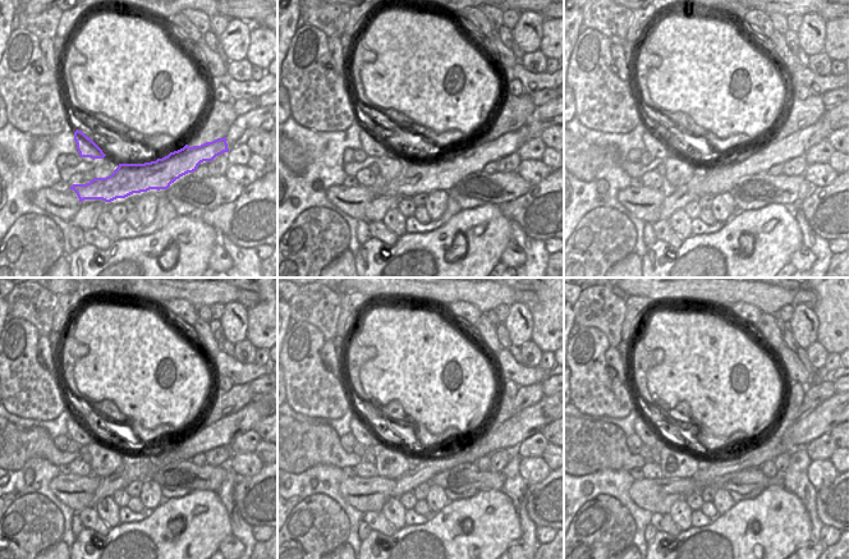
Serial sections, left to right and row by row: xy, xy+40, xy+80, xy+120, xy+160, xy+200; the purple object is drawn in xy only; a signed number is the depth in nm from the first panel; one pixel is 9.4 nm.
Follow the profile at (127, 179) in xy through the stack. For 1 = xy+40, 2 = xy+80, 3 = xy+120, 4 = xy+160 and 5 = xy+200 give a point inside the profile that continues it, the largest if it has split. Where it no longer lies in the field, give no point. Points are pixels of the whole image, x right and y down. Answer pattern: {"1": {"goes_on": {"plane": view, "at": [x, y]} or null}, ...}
{"1": {"goes_on": {"plane": "xy+40", "at": [416, 178]}}, "2": {"goes_on": {"plane": "xy+80", "at": [723, 178]}}, "3": {"goes_on": {"plane": "xy+120", "at": [221, 433]}}, "4": {"goes_on": {"plane": "xy+160", "at": [508, 435]}}, "5": {"goes_on": {"plane": "xy+200", "at": [821, 420]}}}

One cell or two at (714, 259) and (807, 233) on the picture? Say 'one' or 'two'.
two

